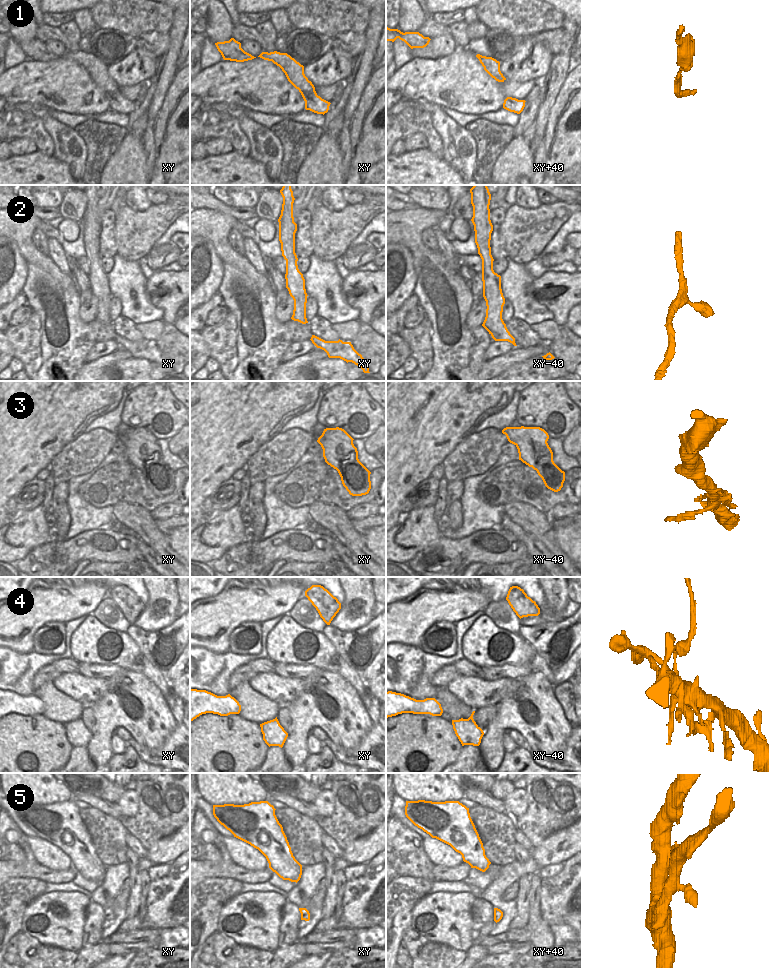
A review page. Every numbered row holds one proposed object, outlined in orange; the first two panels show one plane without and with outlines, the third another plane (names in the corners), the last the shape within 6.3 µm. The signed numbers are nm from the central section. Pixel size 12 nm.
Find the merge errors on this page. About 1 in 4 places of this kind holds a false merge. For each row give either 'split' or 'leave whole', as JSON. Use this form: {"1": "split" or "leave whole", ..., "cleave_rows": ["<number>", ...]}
{"1": "leave whole", "2": "leave whole", "3": "leave whole", "4": "split", "5": "leave whole", "cleave_rows": ["4"]}

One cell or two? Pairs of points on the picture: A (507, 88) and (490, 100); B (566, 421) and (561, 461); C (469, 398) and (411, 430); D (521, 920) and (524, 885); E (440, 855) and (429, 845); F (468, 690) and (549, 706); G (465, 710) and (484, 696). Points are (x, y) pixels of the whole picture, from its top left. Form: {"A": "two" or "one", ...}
{"A": "one", "B": "two", "C": "one", "D": "one", "E": "one", "F": "two", "G": "two"}

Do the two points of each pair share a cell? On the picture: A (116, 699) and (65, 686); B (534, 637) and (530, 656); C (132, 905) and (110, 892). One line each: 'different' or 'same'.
A: different
B: different
C: different

